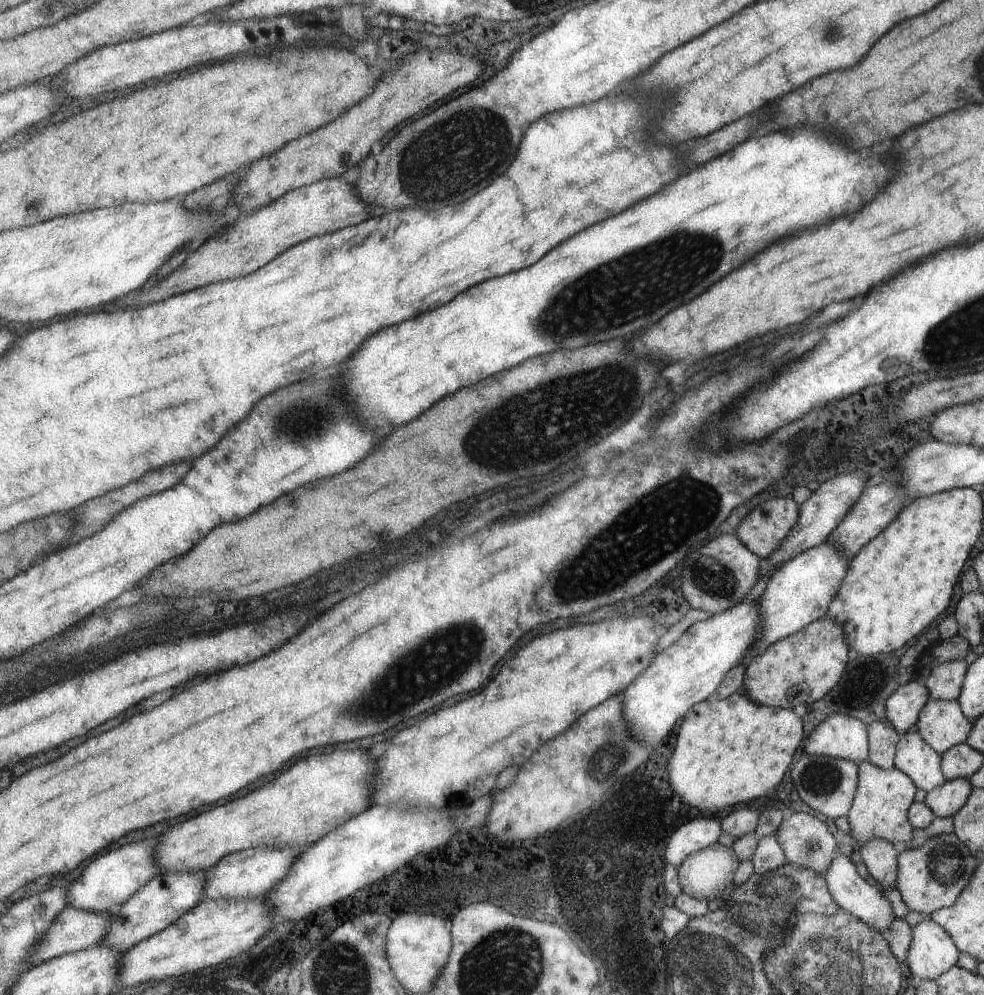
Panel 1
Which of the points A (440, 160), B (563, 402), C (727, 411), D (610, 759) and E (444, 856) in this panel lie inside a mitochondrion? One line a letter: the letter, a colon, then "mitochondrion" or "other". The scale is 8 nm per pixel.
A: mitochondrion
B: mitochondrion
C: other
D: mitochondrion
E: other

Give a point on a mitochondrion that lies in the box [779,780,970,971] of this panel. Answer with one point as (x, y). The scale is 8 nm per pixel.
(811, 849)

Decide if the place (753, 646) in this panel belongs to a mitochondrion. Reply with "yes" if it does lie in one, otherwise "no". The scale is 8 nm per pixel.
no

